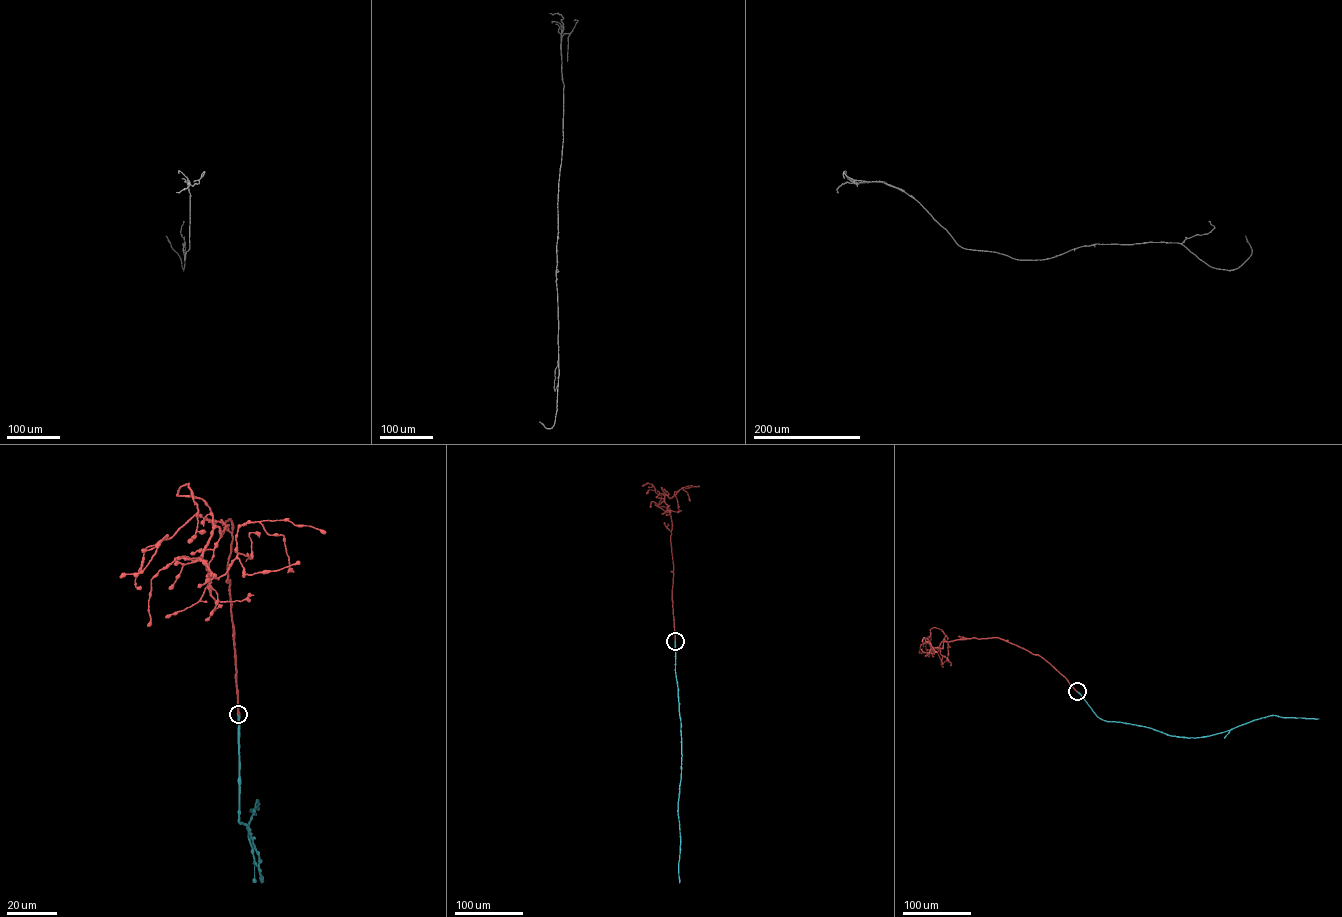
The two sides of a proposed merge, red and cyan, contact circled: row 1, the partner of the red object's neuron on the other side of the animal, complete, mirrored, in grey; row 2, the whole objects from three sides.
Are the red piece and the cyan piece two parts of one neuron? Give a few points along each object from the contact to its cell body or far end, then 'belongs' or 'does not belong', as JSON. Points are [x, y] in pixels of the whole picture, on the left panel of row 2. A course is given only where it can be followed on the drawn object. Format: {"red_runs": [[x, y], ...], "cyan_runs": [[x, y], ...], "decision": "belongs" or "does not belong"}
{"red_runs": [[238, 714], [230, 520], [221, 534], [182, 486], [197, 511], [140, 572], [120, 577]], "cyan_runs": [[238, 715], [239, 818], [248, 828], [258, 854], [262, 881], [248, 839], [248, 823], [253, 812]], "decision": "belongs"}

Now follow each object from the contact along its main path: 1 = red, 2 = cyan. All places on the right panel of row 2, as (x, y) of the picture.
1: (1077, 691), (1043, 658), (998, 638), (946, 641), (943, 630), (932, 628), (930, 641), (920, 646), (922, 653)
2: (1077, 691), (1103, 720), (1145, 726), (1180, 737), (1209, 736), (1271, 715), (1318, 718)

